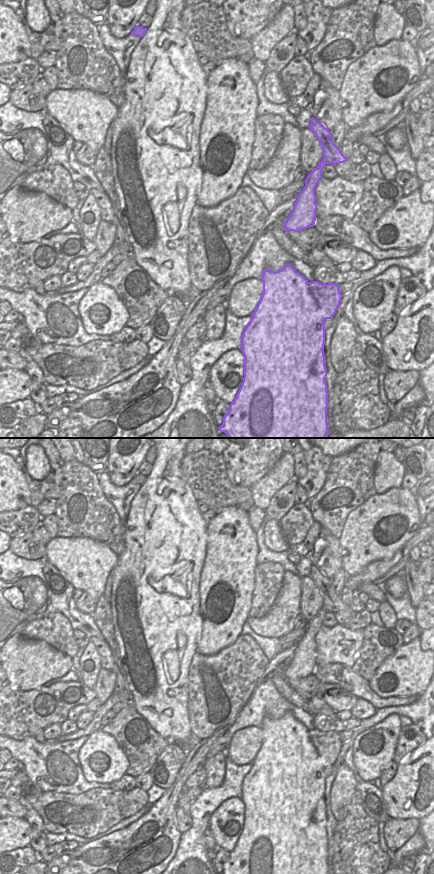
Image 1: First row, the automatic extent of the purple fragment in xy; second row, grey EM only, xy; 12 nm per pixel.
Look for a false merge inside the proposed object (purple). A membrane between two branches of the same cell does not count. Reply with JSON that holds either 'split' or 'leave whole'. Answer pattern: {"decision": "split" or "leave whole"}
{"decision": "split"}

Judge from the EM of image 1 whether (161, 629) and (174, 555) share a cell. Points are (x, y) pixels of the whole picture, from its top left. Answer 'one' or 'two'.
one

